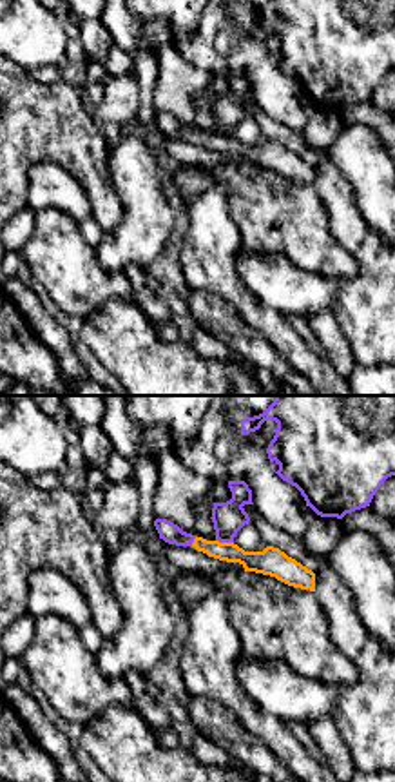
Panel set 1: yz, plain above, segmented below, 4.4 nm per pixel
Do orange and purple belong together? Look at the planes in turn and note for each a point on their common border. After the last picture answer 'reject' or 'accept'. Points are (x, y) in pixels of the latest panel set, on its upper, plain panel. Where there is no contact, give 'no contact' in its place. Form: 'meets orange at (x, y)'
meets orange at (225, 136)

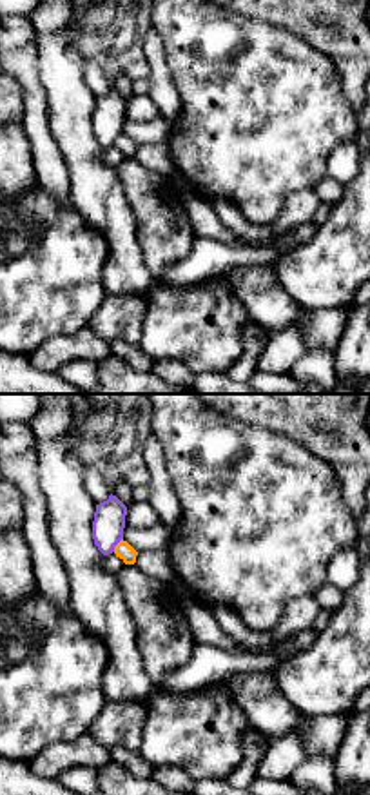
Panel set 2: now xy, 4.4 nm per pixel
meets orange at (116, 138)

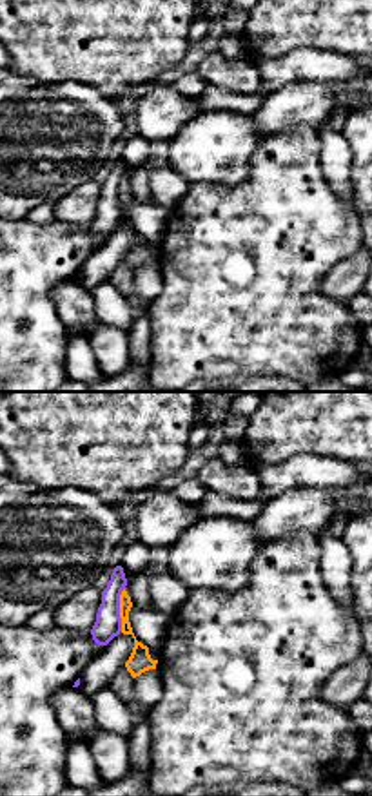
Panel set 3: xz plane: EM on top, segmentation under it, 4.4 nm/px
meets orange at (120, 203)

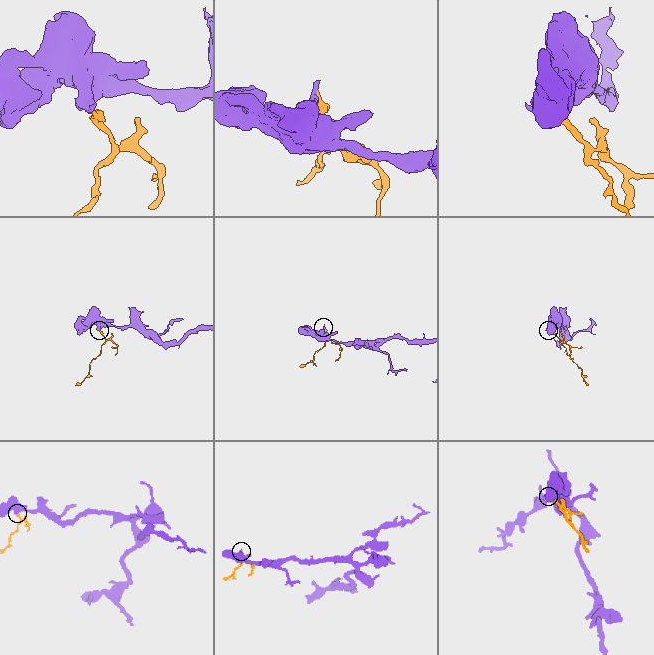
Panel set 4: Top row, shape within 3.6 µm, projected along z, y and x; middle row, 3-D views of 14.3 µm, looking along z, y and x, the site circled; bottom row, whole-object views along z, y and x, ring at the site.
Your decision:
reject

